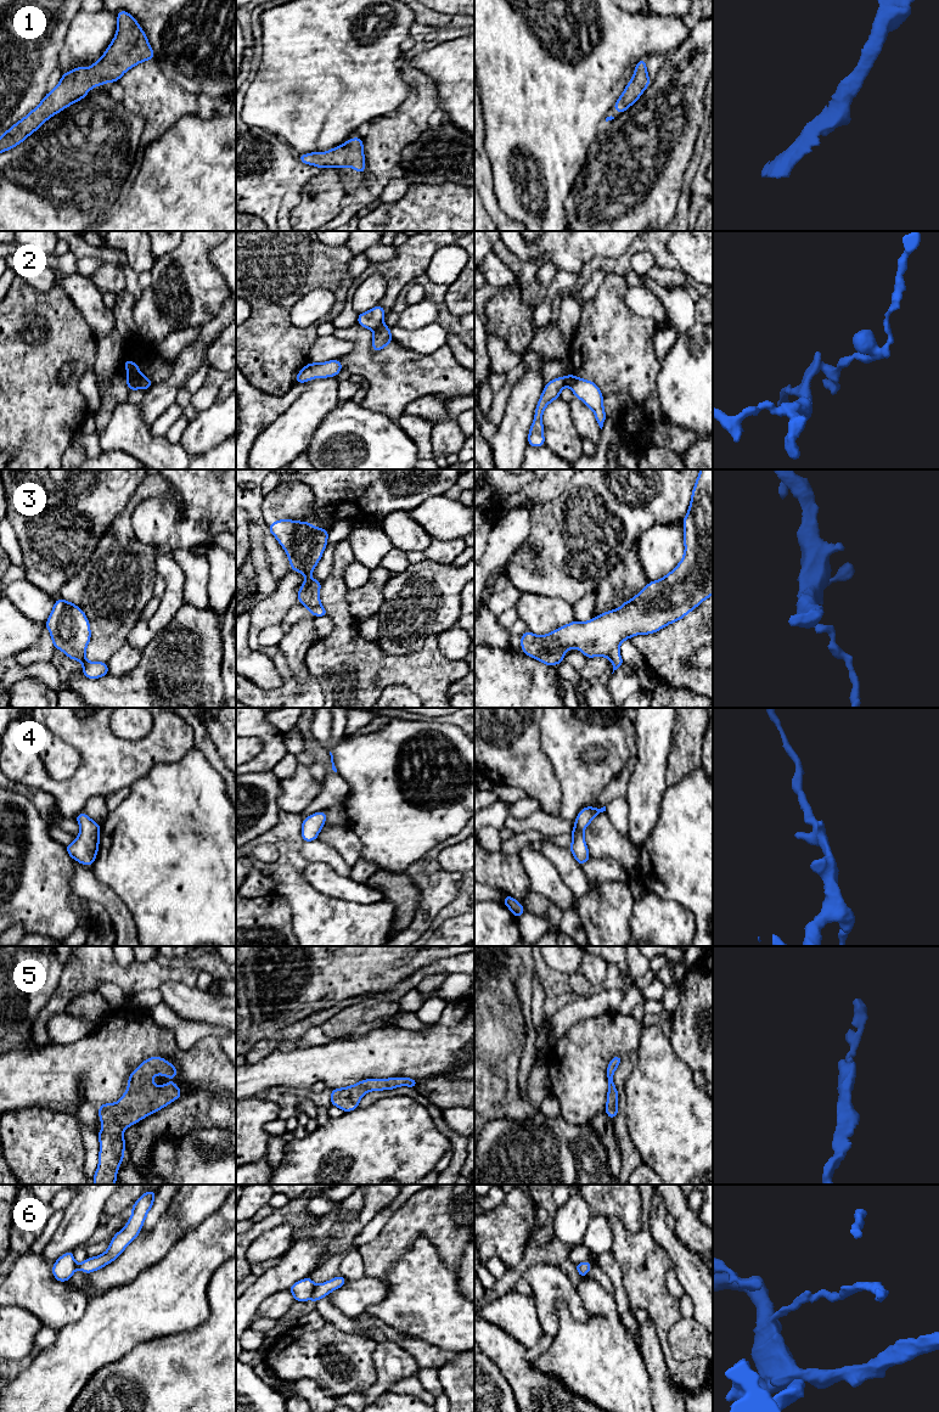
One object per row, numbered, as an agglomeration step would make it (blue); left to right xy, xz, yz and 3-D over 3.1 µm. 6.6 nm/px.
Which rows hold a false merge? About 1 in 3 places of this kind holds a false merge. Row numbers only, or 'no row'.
2, 6

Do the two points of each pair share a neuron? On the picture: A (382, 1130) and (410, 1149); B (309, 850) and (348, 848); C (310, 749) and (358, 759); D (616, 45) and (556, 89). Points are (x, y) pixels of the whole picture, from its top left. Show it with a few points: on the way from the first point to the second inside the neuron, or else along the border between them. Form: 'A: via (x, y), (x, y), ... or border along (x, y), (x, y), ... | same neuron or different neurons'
A: via (389, 1137), (403, 1143) | same neuron
B: border along (318, 838), (332, 847), (352, 867) | different neurons
C: border along (324, 746), (330, 750) | different neurons
D: via (601, 46), (571, 74) | same neuron

